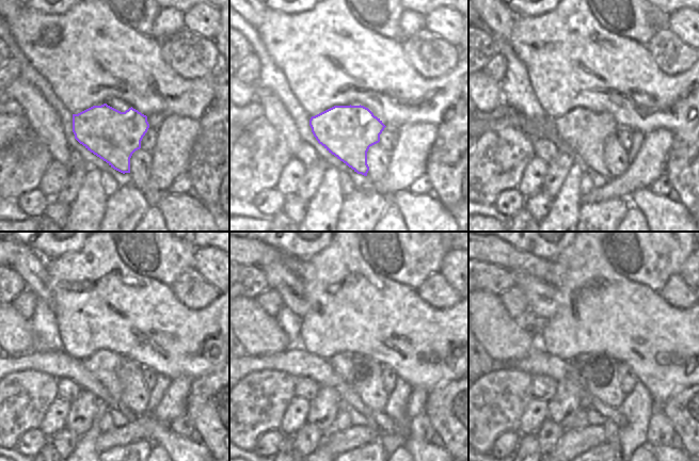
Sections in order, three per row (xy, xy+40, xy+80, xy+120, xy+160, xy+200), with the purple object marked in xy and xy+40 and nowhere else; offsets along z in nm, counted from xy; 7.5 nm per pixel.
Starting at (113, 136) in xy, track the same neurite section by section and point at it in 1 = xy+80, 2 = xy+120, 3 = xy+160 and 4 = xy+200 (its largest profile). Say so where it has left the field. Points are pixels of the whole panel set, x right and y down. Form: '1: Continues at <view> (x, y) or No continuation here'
1: Continues at xy+80 (586, 131)
2: Continues at xy+120 (104, 364)
3: Continues at xy+160 (342, 363)
4: Continues at xy+200 (612, 431)

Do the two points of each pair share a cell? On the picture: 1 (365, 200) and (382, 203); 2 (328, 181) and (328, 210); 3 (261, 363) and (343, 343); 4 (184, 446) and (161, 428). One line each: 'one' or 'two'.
1: one
2: one
3: two
4: one

